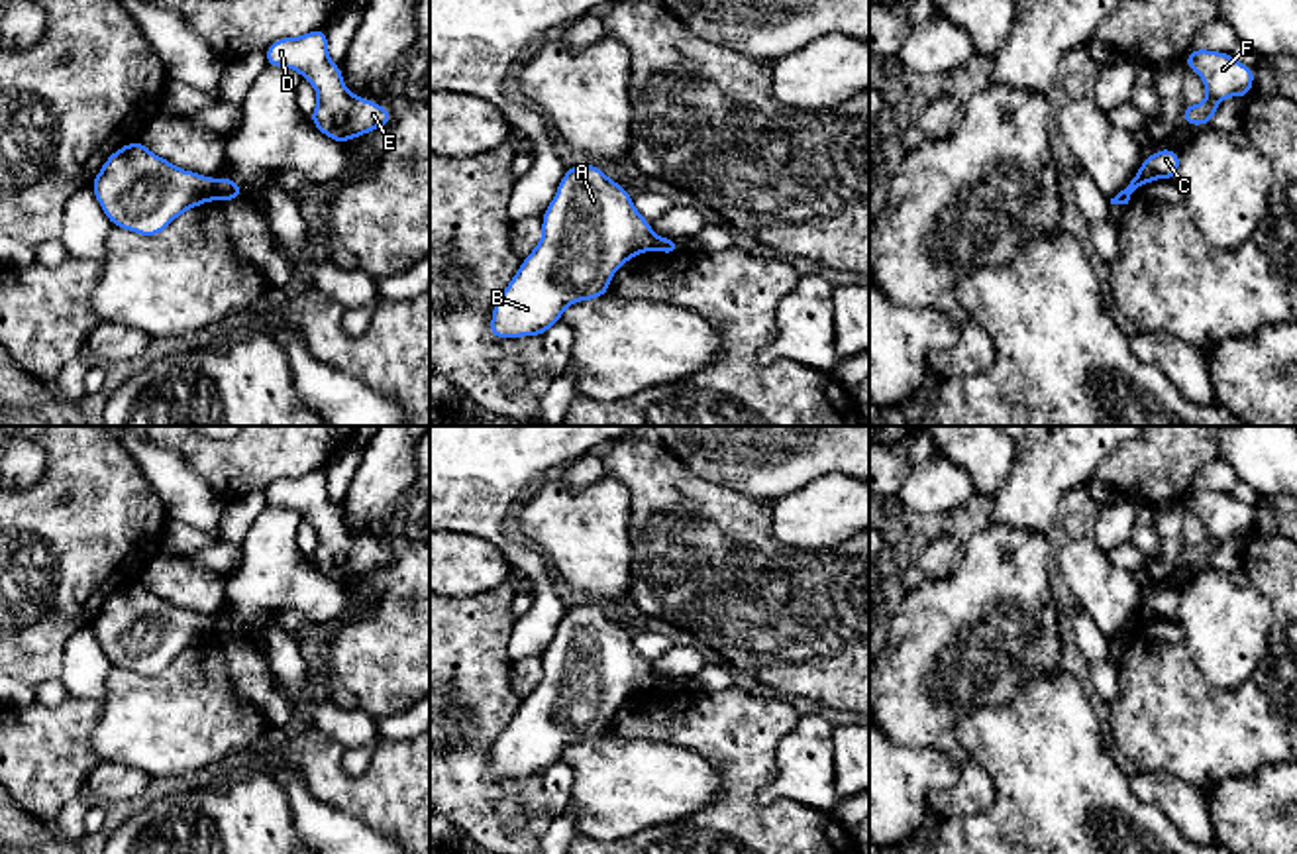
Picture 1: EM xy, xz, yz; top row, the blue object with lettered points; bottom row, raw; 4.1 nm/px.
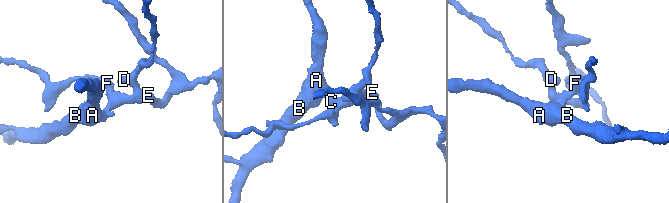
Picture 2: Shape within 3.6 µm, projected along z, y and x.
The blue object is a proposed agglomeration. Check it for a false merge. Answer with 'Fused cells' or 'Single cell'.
Fused cells

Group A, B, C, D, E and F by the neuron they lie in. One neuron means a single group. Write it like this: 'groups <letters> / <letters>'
groups A B / C D E F

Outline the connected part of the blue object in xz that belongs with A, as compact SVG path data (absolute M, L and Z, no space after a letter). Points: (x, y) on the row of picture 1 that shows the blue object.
M591 163L565 169L542 216L542 228L540 243L522 259L493 306L491 338L544 336L573 302L608 294L616 269L634 255L655 249L657 240L649 222L634 208L632 194Z

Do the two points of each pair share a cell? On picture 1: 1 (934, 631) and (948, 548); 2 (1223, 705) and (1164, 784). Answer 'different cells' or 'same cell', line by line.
1: different cells
2: different cells

